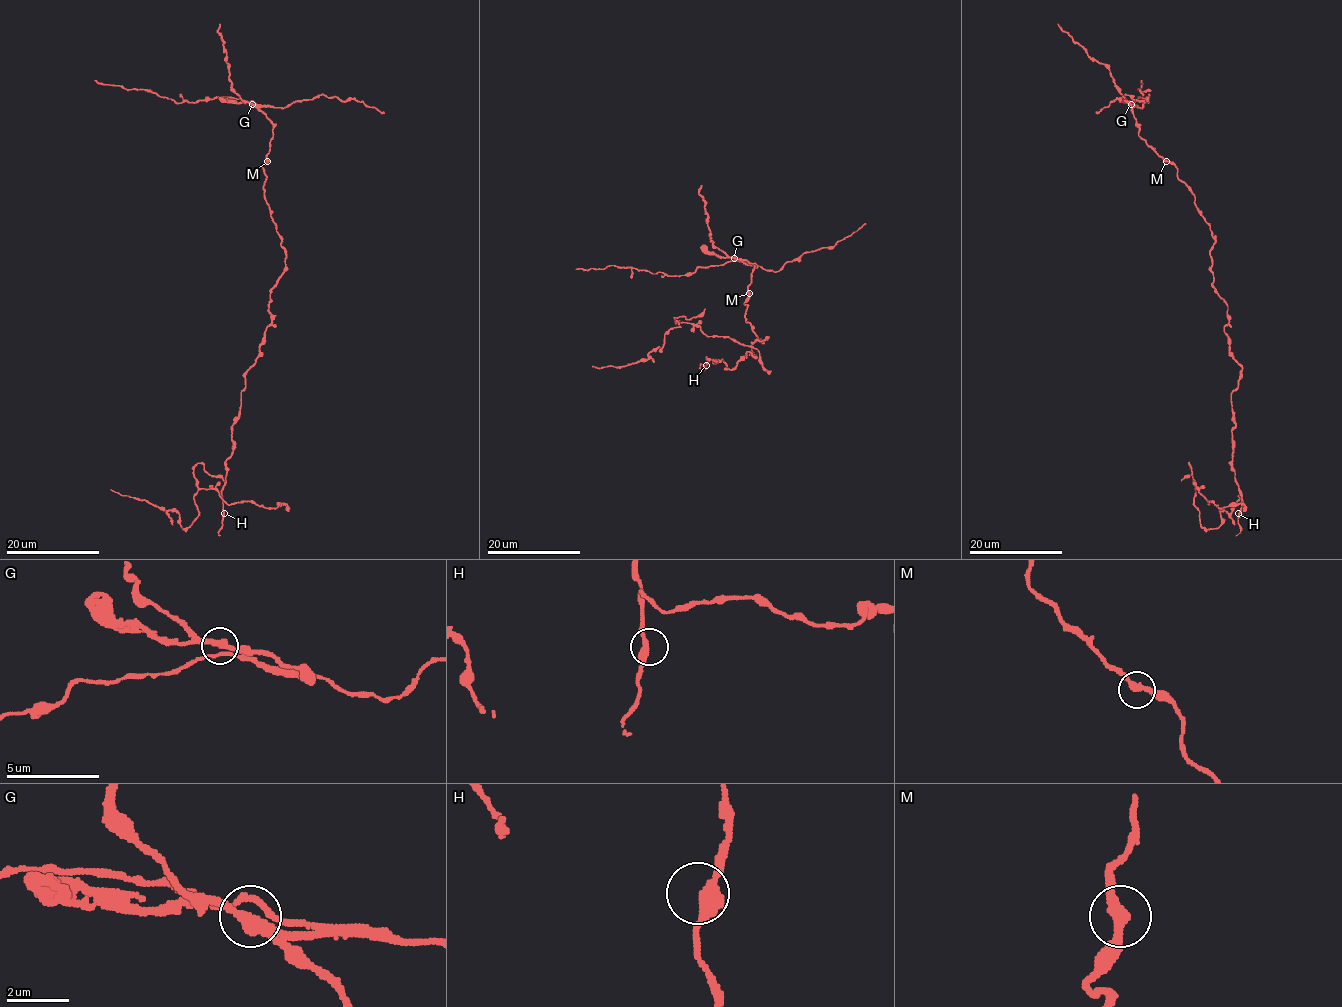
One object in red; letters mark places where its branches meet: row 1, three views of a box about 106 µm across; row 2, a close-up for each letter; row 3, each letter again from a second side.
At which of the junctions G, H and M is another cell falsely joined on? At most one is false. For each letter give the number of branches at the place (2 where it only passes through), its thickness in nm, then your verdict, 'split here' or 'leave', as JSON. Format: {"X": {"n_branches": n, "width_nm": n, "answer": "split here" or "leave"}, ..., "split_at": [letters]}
{"G": {"n_branches": 2, "width_nm": 320, "answer": "split here"}, "H": {"n_branches": 2, "width_nm": 380, "answer": "leave"}, "M": {"n_branches": 2, "width_nm": 320, "answer": "leave"}, "split_at": ["G"]}

